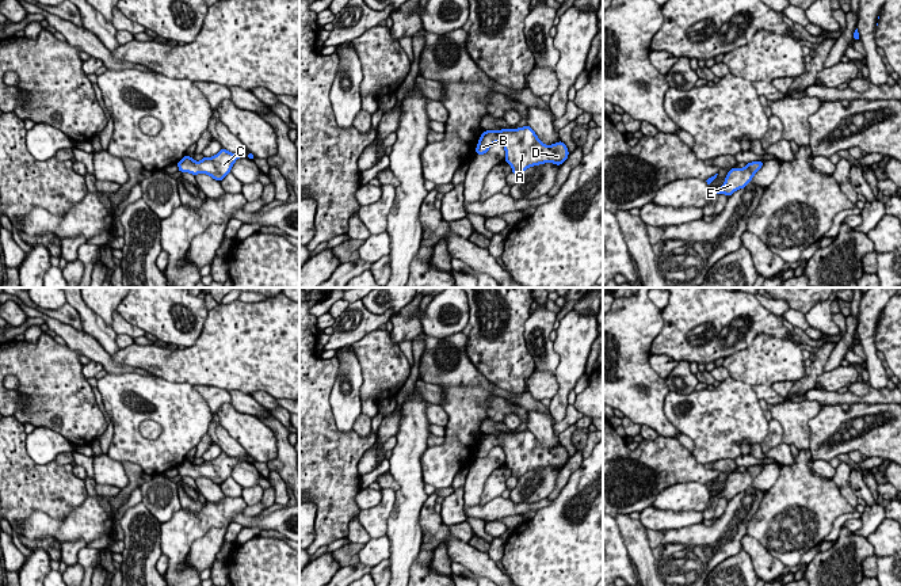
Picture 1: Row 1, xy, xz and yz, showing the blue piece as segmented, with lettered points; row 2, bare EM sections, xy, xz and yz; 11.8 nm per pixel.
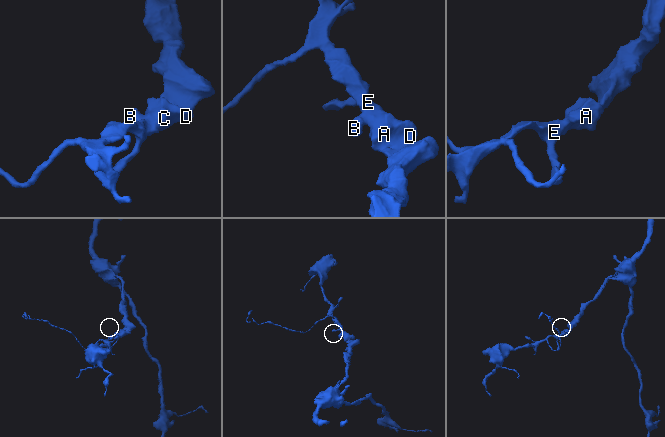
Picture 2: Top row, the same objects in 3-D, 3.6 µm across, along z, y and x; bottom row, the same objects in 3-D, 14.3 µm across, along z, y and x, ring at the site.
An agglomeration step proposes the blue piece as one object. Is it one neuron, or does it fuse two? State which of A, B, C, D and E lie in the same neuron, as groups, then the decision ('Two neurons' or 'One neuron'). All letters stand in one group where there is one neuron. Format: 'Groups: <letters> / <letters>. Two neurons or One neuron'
Groups: A B C D E. One neuron

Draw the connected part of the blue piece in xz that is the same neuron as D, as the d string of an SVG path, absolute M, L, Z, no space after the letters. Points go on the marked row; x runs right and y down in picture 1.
M528 125L518 129L501 129L500 132L484 132L478 140L476 153L486 153L489 148L499 141L504 145L505 161L516 175L526 171L528 167L545 163L560 165L569 155L562 141L545 145Z

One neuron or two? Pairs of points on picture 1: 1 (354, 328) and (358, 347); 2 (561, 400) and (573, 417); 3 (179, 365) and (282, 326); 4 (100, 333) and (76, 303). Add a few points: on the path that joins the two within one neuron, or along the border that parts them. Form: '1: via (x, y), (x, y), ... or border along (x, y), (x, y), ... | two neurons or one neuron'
1: border along (378, 328), (348, 345) | two neurons
2: border along (568, 403), (565, 415), (556, 423) | two neurons
3: via (205, 364), (256, 343) | one neuron
4: via (95, 326), (83, 309) | one neuron

